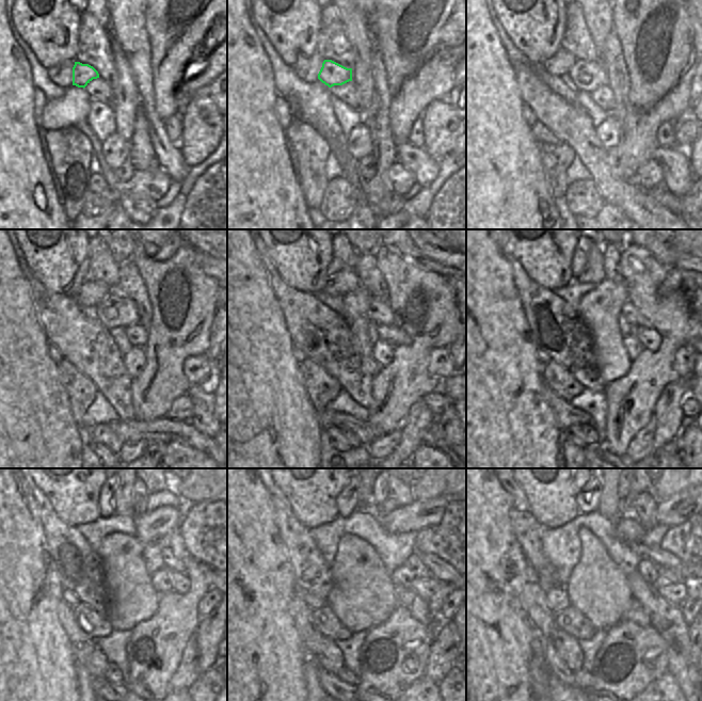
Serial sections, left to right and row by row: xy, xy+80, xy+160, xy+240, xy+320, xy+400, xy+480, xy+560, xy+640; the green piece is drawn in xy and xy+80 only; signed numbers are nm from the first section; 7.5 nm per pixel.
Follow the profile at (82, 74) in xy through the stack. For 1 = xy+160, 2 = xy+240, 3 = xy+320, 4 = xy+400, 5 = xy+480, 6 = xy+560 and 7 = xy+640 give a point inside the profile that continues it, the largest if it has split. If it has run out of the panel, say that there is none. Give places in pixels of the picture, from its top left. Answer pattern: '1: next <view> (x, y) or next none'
1: next xy+160 (586, 76)
2: next xy+240 (117, 309)
3: next xy+320 (380, 312)
4: next xy+400 (633, 317)
5: next xy+480 (171, 561)
6: next xy+560 (414, 562)
7: next xy+640 (665, 575)

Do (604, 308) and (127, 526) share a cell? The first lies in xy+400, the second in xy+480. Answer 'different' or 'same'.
different

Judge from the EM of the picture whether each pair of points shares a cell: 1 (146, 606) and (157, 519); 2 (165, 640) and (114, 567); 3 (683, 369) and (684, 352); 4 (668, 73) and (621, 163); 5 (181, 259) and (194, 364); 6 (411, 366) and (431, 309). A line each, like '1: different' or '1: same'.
1: same
2: different
3: same
4: same
5: different
6: same

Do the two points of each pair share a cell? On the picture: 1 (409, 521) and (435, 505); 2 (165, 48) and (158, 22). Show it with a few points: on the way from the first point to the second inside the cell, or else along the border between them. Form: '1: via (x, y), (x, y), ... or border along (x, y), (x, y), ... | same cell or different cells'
1: via (415, 516), (429, 509) | same cell
2: via (165, 42), (164, 29) | same cell

